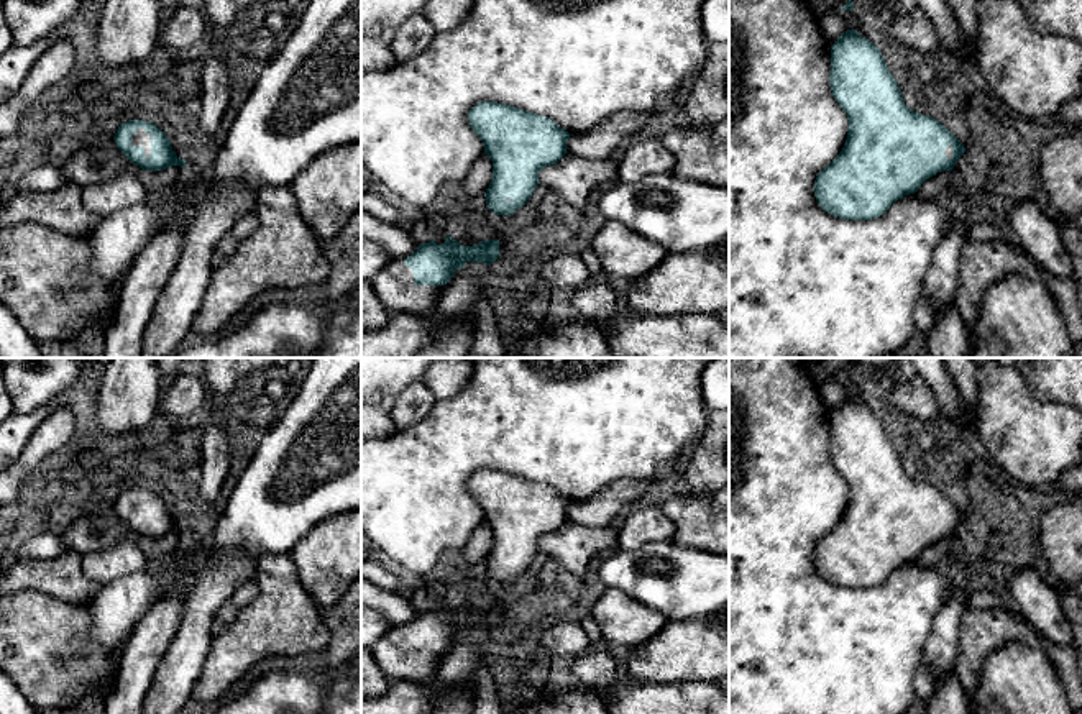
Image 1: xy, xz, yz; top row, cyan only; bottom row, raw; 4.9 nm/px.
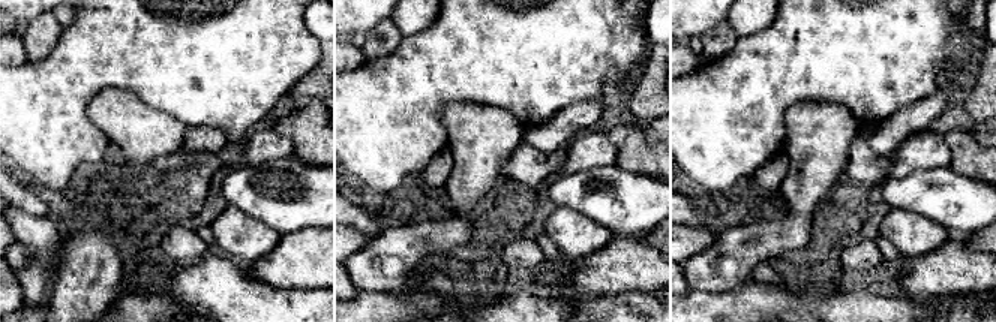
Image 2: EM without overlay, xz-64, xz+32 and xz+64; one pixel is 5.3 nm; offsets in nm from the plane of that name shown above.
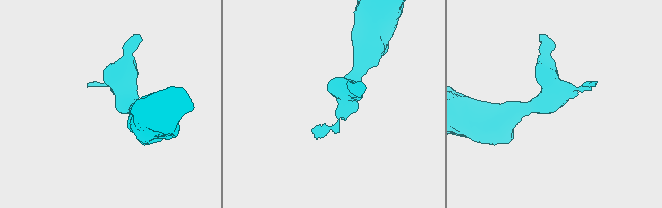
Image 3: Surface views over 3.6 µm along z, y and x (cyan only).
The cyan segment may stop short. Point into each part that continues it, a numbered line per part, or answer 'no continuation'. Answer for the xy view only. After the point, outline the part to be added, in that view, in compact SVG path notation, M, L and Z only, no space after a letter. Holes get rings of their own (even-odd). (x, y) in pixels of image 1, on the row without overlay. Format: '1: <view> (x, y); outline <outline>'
1: xy (140, 506); outline M138 496L136 501L131 502L131 512L133 514L143 514L144 524L151 524L151 502L144 499L144 496Z

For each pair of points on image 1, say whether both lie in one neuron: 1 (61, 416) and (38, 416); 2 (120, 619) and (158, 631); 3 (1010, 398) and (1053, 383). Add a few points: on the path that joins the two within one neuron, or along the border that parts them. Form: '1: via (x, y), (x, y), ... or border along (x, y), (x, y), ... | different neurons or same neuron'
1: border along (61, 404), (38, 425), (23, 447) | different neurons
2: border along (160, 593), (160, 598), (137, 622), (119, 652) | different neurons
3: border along (1020, 375), (1036, 398), (1064, 404) | different neurons

